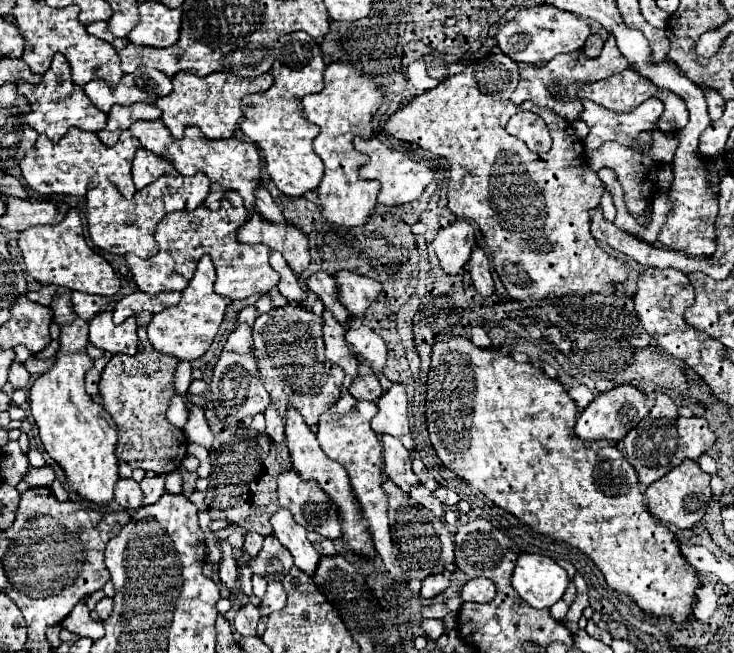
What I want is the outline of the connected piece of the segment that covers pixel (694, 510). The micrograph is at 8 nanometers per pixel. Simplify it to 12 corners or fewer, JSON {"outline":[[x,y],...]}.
{"outline":[[692,460],[646,488],[650,514],[692,528],[708,510],[710,474]]}

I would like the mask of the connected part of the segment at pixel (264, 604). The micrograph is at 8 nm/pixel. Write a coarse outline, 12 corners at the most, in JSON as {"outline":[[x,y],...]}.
{"outline":[[270,584],[260,602],[262,616],[286,606],[282,584]]}

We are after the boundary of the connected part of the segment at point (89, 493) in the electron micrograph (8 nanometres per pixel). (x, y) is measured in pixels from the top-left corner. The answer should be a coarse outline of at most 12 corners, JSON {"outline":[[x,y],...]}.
{"outline":[[52,298],[54,366],[30,410],[68,486],[114,500],[116,428],[84,390],[88,324]]}

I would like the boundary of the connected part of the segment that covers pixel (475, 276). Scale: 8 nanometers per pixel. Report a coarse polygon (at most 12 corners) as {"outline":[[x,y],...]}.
{"outline":[[482,248],[466,264],[480,296],[494,294],[490,262]]}

